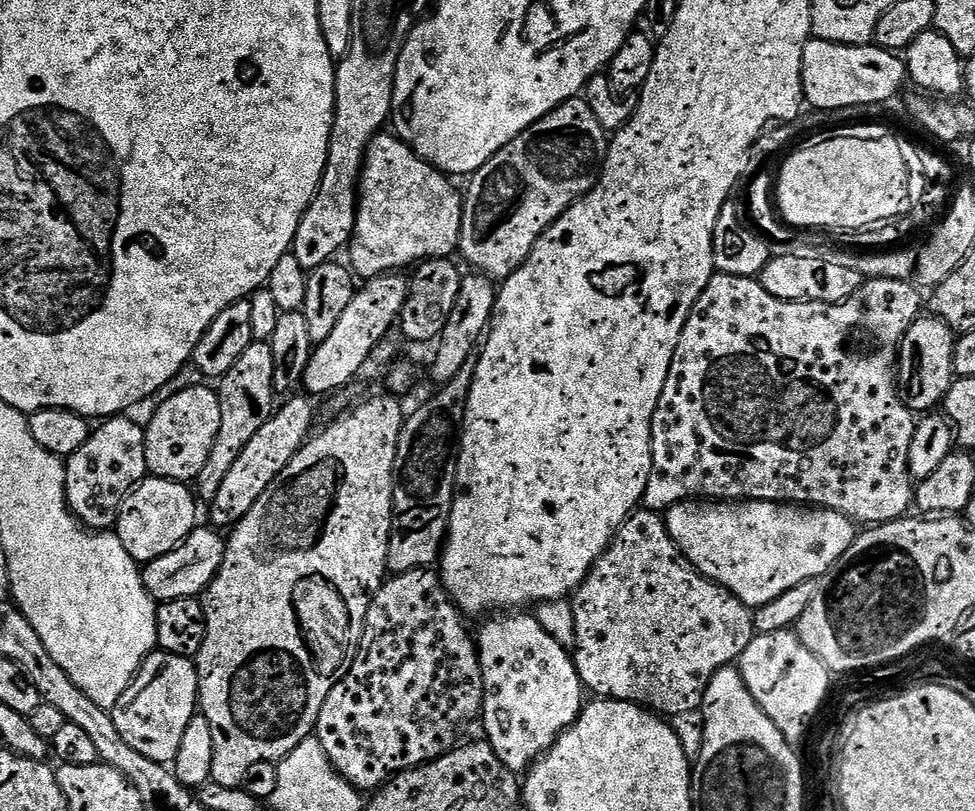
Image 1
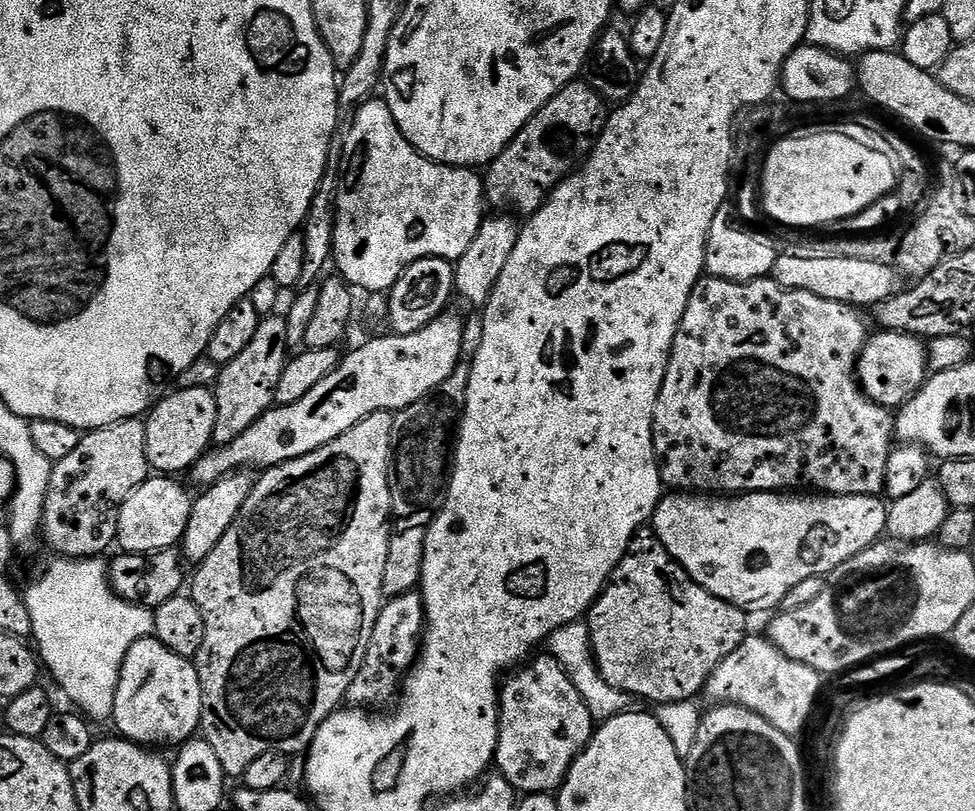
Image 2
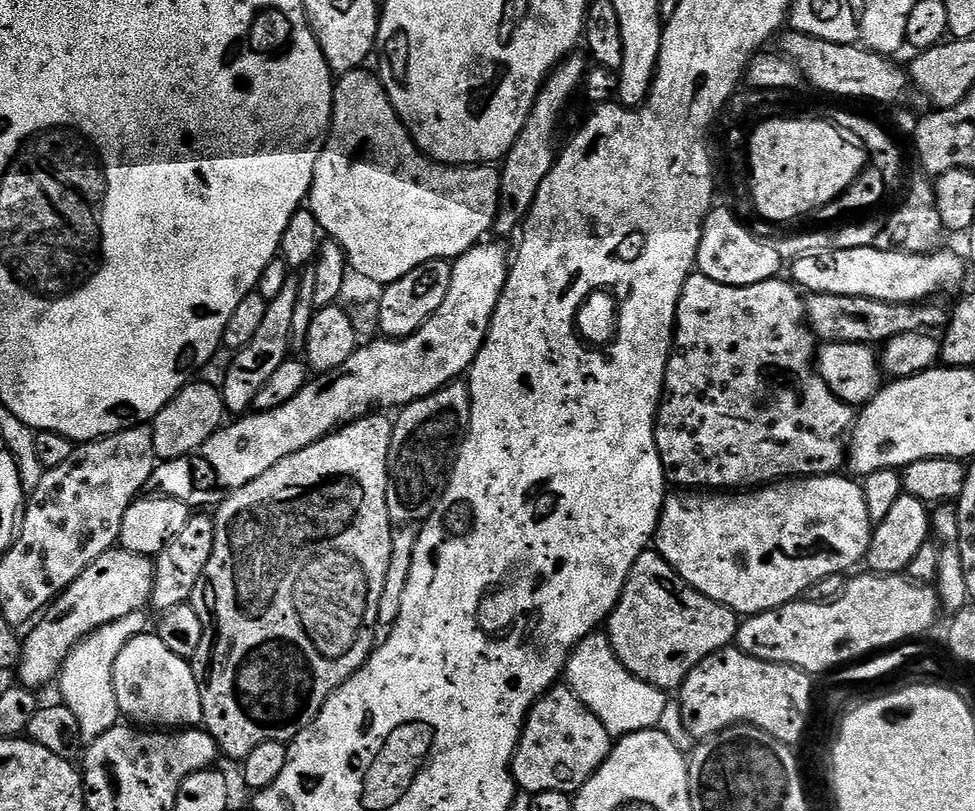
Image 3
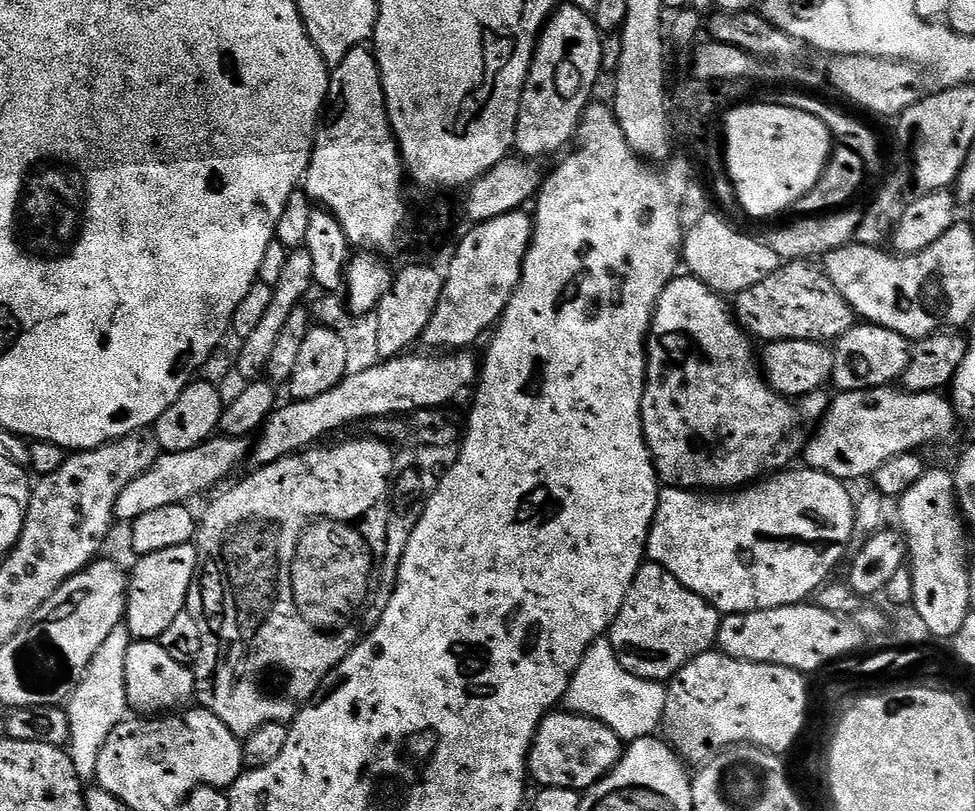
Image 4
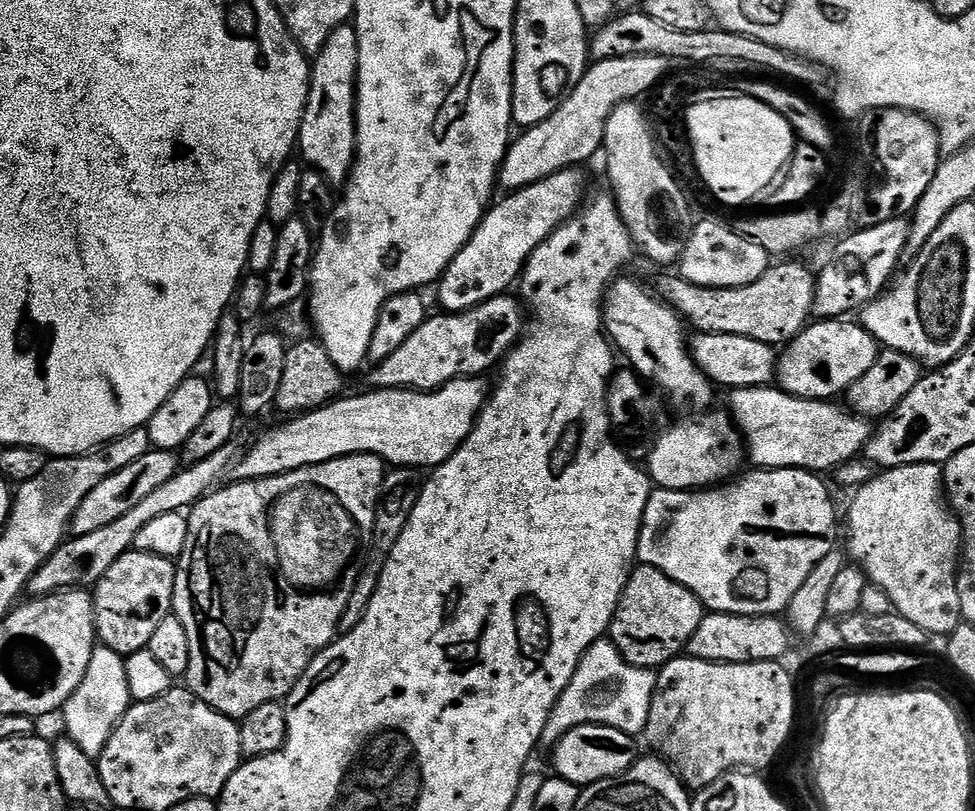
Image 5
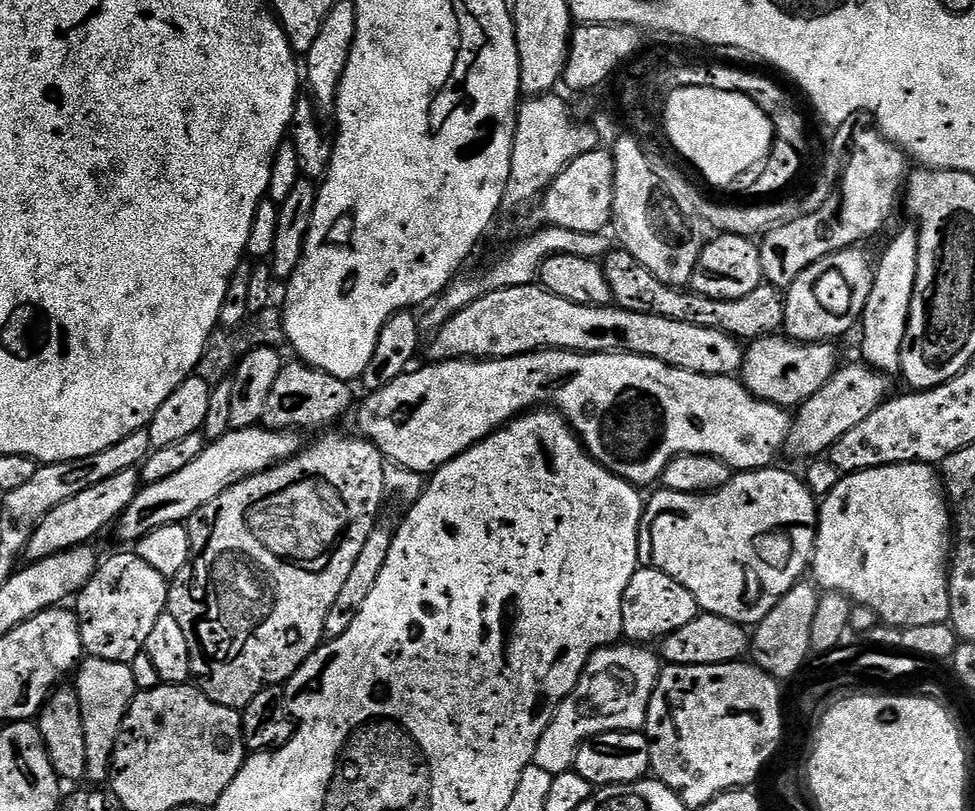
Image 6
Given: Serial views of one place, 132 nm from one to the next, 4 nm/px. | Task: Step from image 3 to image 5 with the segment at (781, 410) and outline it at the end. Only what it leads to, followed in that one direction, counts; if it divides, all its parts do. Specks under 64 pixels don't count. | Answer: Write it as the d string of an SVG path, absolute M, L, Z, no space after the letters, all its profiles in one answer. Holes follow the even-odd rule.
M617 279L606 293L603 310L607 335L614 341L615 347L619 349L622 356L624 351L625 358L632 363L629 364L631 371L653 389L661 388L672 399L673 406L684 415L681 420L674 421L672 428L666 429L653 446L652 457L649 458L648 464L646 463L650 479L657 489L669 488L683 492L723 486L733 478L739 477L744 460L746 464L744 437L731 419L720 420L718 413L708 412L716 400L717 389L708 379L707 374L701 372L700 367L696 365L690 347L690 336L688 340L689 329L686 327L684 317L679 316L667 302L660 299L659 295L652 293L651 296L642 285L624 279Z

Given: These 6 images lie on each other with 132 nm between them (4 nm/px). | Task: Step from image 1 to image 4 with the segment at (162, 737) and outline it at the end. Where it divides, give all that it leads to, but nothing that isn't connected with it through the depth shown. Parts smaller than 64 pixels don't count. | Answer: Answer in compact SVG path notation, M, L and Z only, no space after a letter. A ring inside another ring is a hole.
M137 640L126 650L126 698L133 713L144 718L171 713L187 705L187 700L193 699L195 691L196 678L193 669L182 662L174 662L174 658L170 658L170 654L162 650L159 642Z

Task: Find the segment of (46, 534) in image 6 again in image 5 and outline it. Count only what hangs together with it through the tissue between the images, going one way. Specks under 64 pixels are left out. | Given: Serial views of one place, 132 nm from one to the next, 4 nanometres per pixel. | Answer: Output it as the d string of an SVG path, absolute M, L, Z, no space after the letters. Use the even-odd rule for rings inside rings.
M168 450L151 451L146 453L145 456L143 453L143 455L133 460L131 464L128 464L118 474L114 474L110 478L103 480L85 498L83 506L76 511L76 519L74 521L76 536L85 536L94 530L110 526L112 522L118 522L120 518L126 514L130 514L130 510L134 510L146 498L150 498L150 494L154 494L154 490L166 486L175 478L178 471L176 460L172 457L175 455Z

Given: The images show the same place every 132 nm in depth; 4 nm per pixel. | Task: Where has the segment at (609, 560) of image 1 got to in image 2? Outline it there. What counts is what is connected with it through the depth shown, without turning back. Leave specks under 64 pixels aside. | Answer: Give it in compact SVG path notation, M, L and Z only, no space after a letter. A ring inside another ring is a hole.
M648 526L641 528L636 533L636 537L632 539L628 547L628 555L624 556L619 566L613 570L604 591L601 592L600 596L586 613L586 623L590 630L592 653L596 659L598 670L602 674L602 678L606 678L606 682L610 682L610 686L614 686L614 690L627 692L629 697L632 698L641 696L644 700L652 700L651 703L653 705L665 704L666 702L682 702L683 700L696 700L707 686L710 674L714 674L717 666L727 656L734 654L734 650L738 650L738 646L744 640L745 636L749 635L750 628L748 628L747 619L749 620L749 617L743 608L736 608L730 602L726 602L722 598L710 594L710 590L698 586L698 582L694 582L694 578L690 578L690 574L686 574L686 570L668 553L666 546L662 546L662 542L657 538L655 531Z

